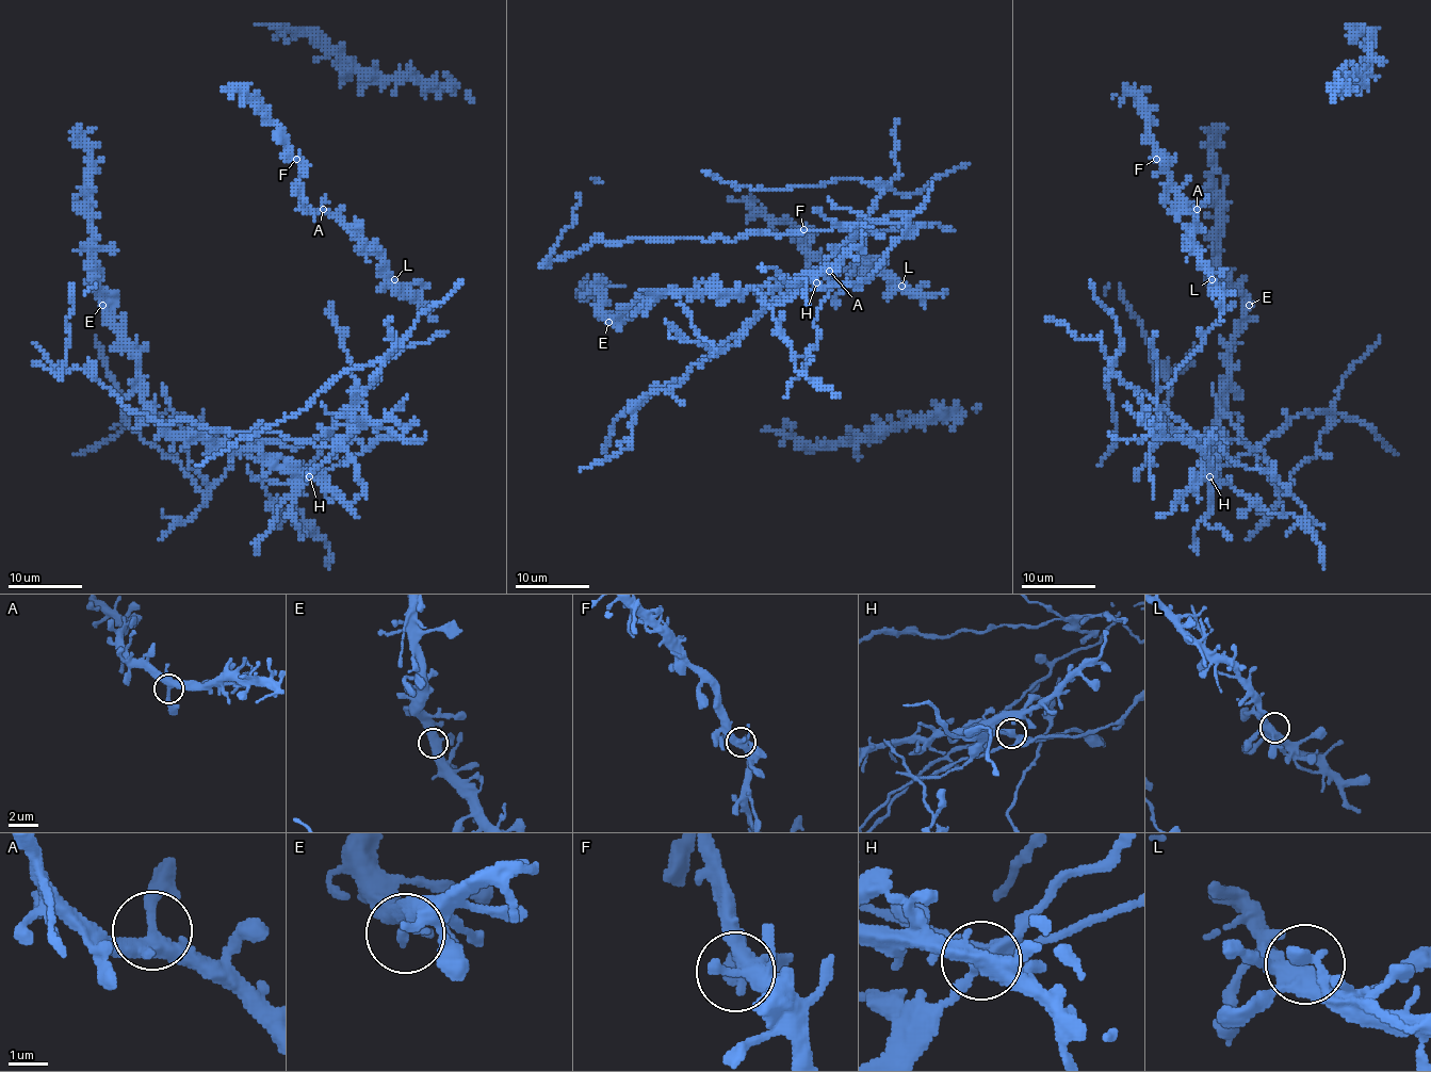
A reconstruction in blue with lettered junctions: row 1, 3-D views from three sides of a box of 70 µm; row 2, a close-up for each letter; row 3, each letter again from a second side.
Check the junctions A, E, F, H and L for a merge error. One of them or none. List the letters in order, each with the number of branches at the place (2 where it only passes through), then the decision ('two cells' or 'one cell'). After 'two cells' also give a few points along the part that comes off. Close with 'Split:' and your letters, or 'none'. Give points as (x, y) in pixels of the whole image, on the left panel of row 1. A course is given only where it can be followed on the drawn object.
A: branches 3; one cell
E: branches 3; one cell
F: branches 4; one cell
H: branches 4; two cells; course (310, 475), (401, 437), (366, 422), (324, 448), (188, 418), (160, 423), (76, 368), (58, 370), (33, 342)
L: branches 5; one cell
Split: H

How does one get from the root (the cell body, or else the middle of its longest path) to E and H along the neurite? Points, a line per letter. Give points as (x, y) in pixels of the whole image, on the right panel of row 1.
E: (1149, 415), (1147, 437), (1189, 440), (1209, 460), (1212, 472), (1217, 418), (1226, 402), (1226, 350), (1249, 305)
H: (1149, 415), (1147, 437), (1179, 437), (1189, 440), (1209, 460), (1209, 475)

